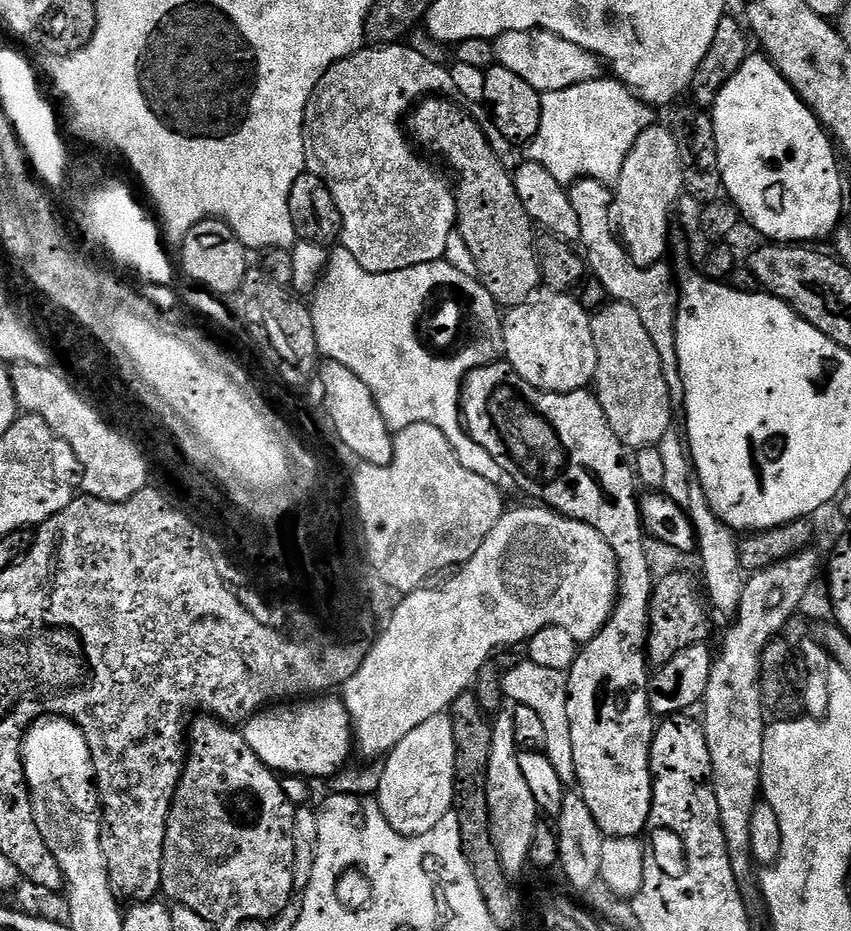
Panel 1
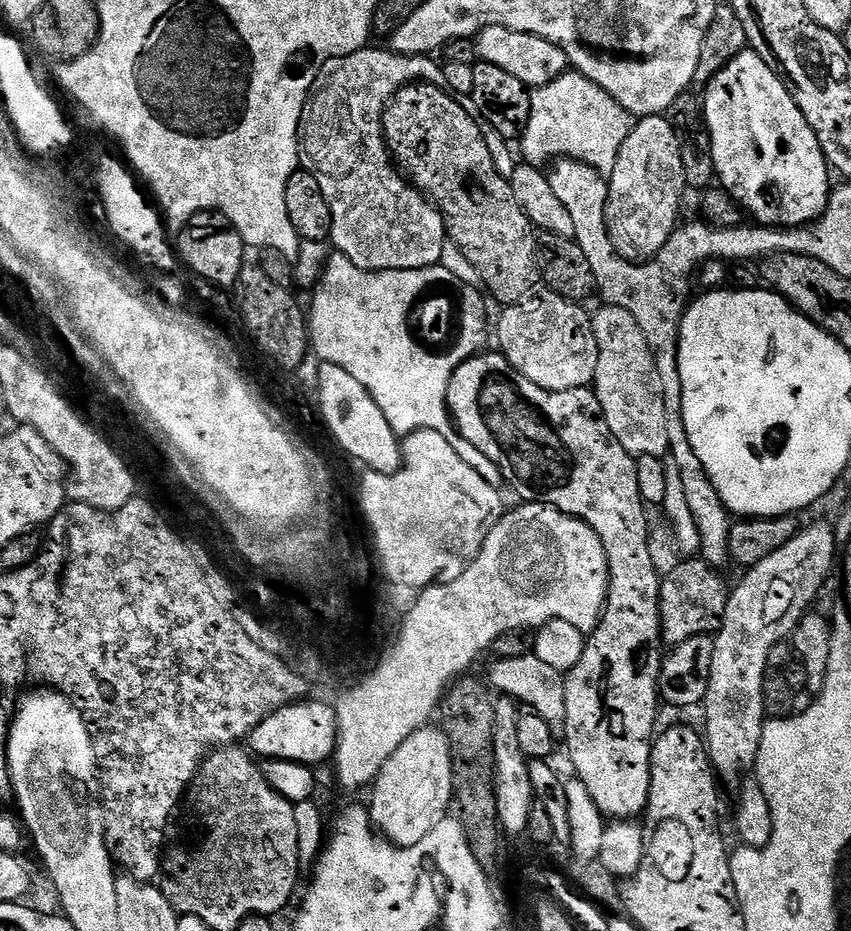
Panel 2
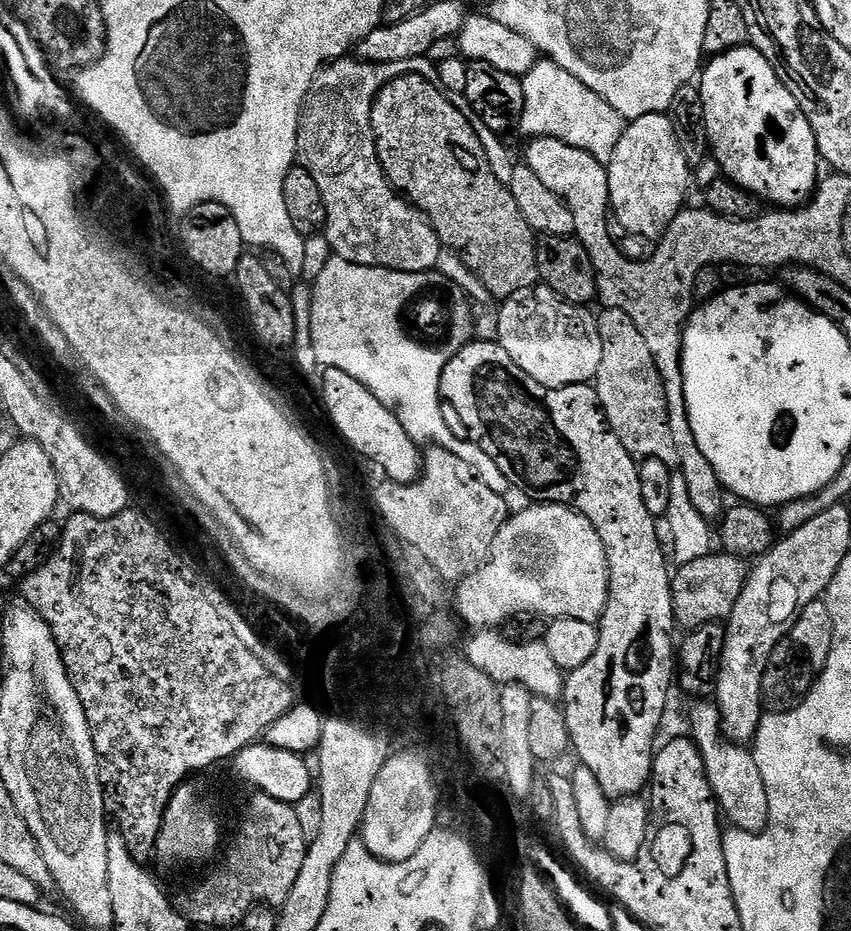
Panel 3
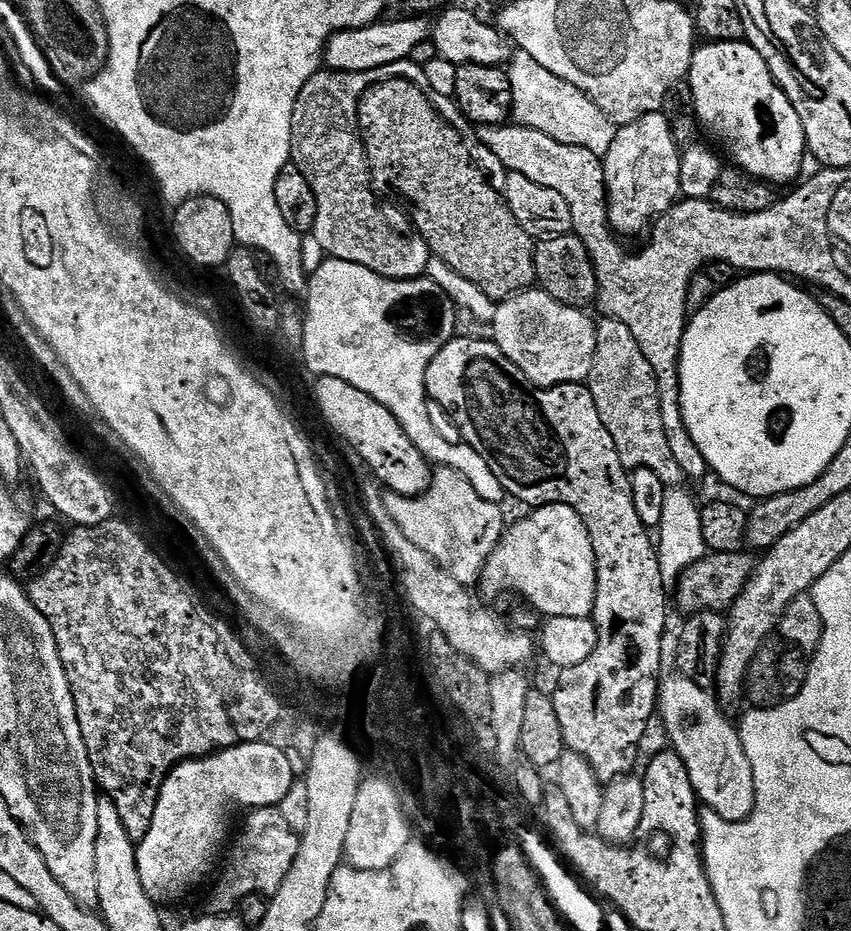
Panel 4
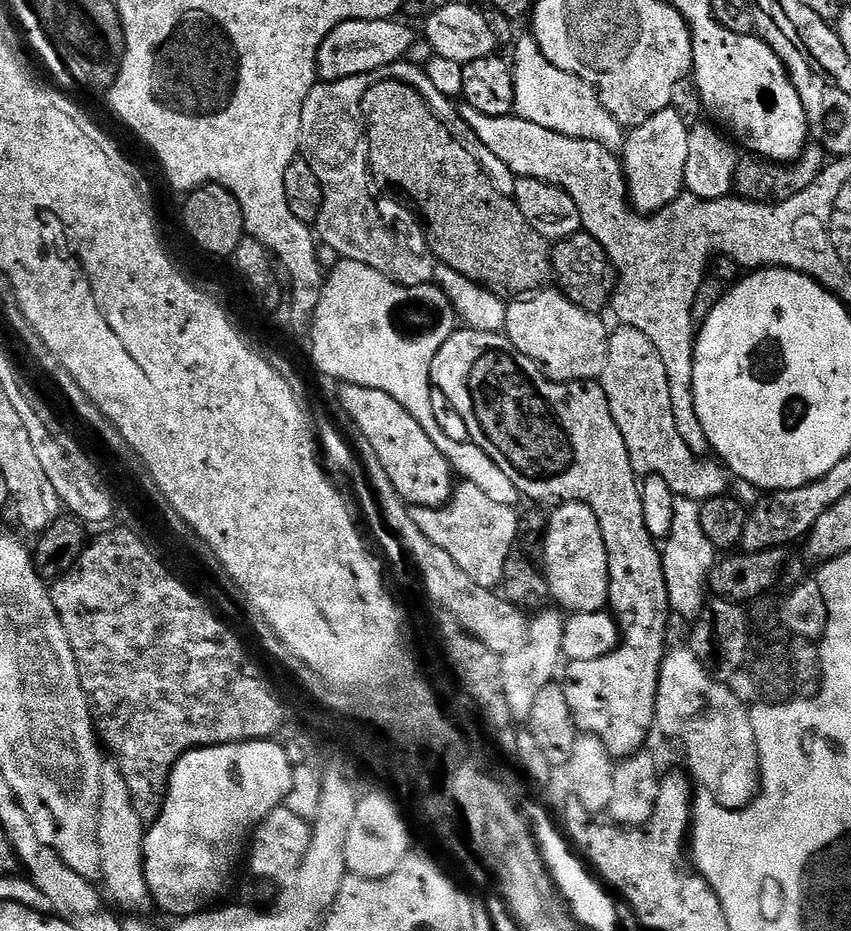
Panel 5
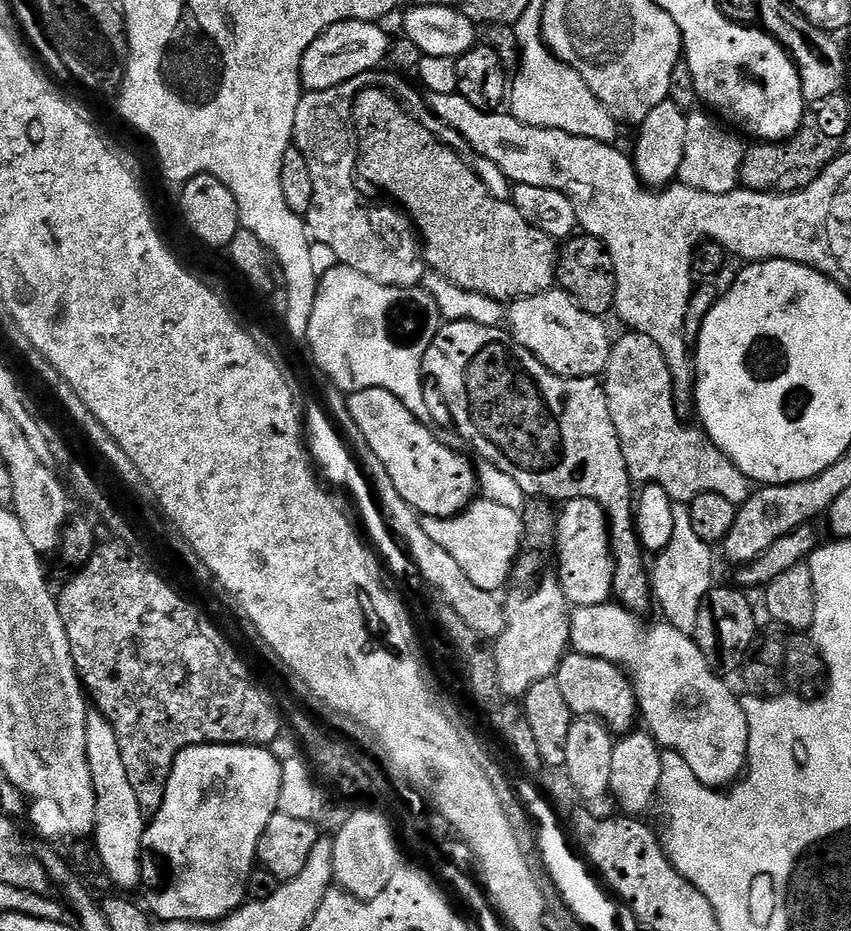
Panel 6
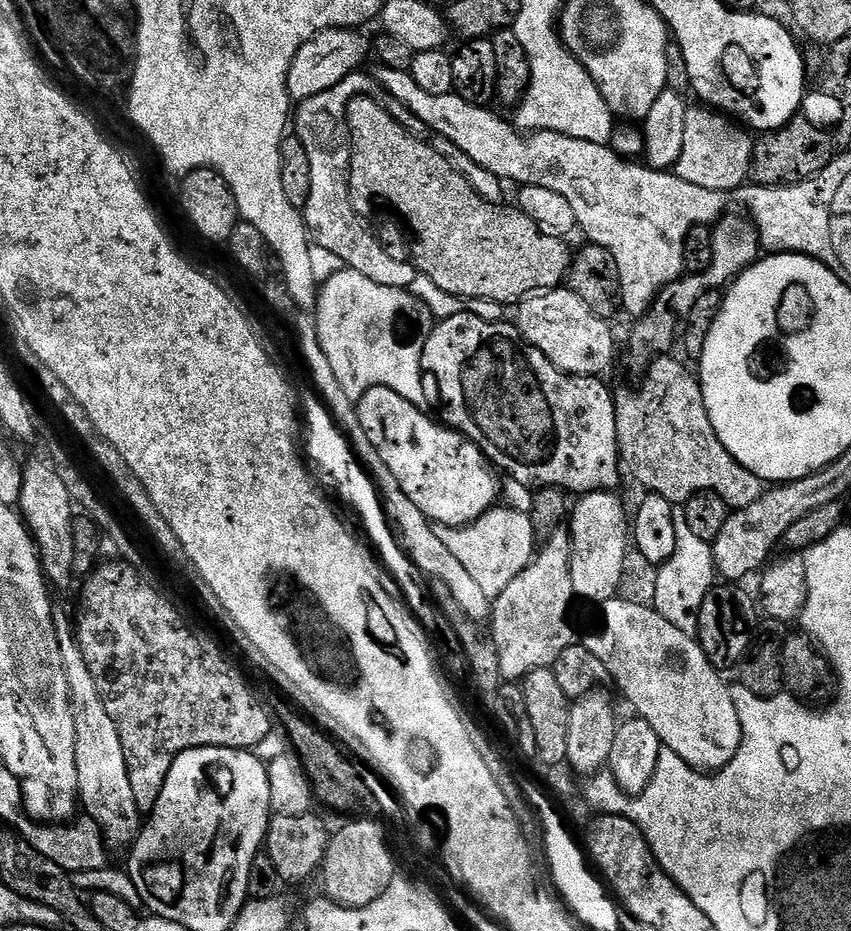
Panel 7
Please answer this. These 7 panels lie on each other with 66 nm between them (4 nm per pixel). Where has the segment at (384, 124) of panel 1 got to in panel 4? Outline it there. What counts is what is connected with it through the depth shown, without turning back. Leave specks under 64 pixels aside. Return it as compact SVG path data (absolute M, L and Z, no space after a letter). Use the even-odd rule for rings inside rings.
M411 59L369 72L321 70L310 78L310 82L306 82L302 111L298 116L298 156L304 159L303 167L318 198L316 228L322 237L325 253L334 260L345 260L358 266L366 266L379 276L391 280L421 279L427 273L428 264L434 257L423 236L403 236L398 229L392 228L391 222L380 213L380 204L372 193L374 181L368 167L368 149L364 147L364 138L360 131L360 104L373 84L380 84L383 80L402 80L411 77L412 72L414 65Z

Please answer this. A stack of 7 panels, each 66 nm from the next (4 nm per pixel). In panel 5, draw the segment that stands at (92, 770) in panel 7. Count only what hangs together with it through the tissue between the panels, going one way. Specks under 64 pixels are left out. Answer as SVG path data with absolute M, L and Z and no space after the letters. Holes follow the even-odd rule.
M115 762L101 763L98 842L102 854L100 863L100 876L102 881L104 880L102 888L110 897L111 903L117 909L125 908L125 913L128 914L147 913L144 911L154 904L154 898L148 892L144 877L145 831L145 821L130 798L130 790L126 786L126 778L122 778L120 767Z

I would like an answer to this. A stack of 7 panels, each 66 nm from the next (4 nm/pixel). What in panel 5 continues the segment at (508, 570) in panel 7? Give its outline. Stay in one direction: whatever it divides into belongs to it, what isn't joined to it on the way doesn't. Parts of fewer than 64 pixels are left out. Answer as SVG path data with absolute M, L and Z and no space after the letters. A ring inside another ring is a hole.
M467 482L455 485L452 496L441 508L411 509L412 520L434 542L434 546L442 546L474 582L483 588L495 589L503 578L503 567L507 556L517 547L516 531L522 528L521 521L516 518L515 507L507 508L502 502L494 502L487 494L482 494L478 486Z

